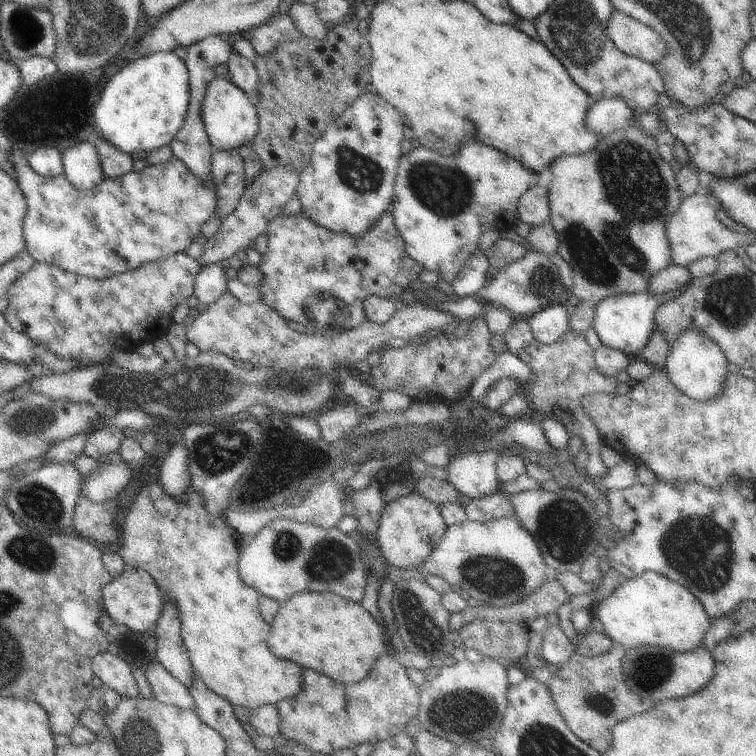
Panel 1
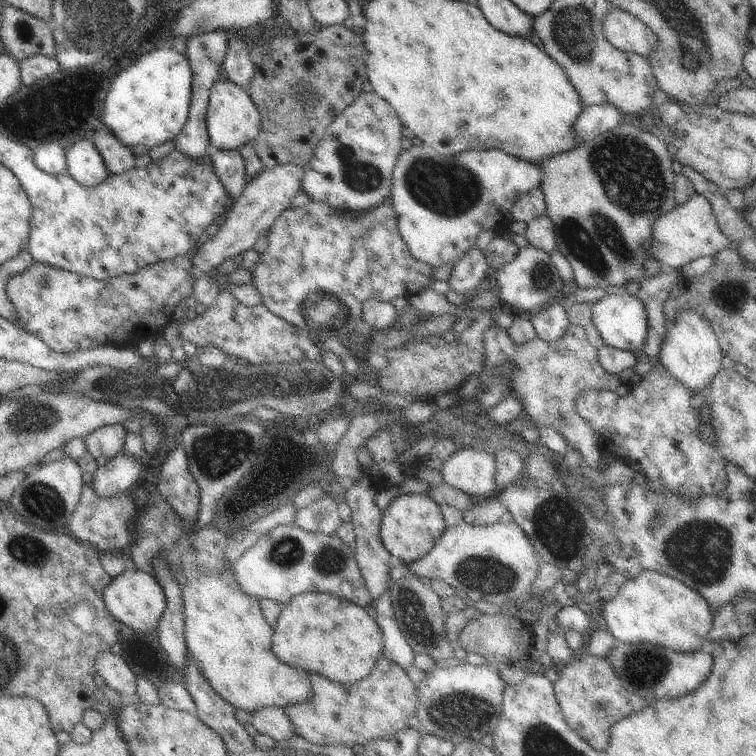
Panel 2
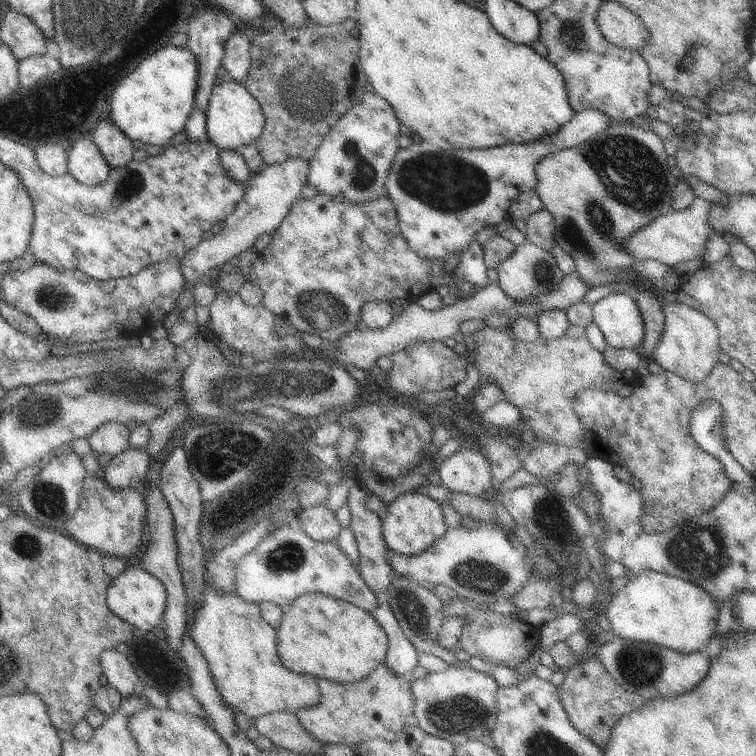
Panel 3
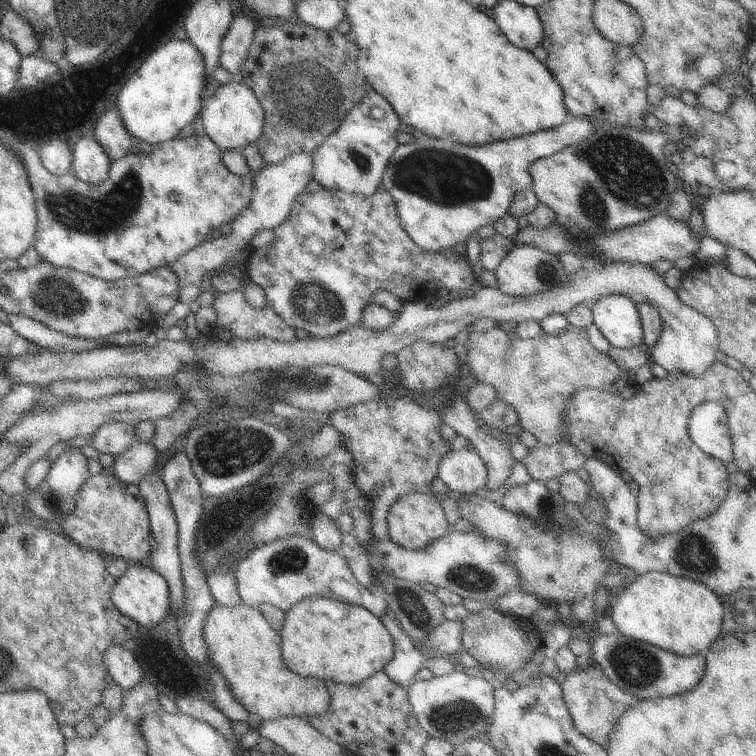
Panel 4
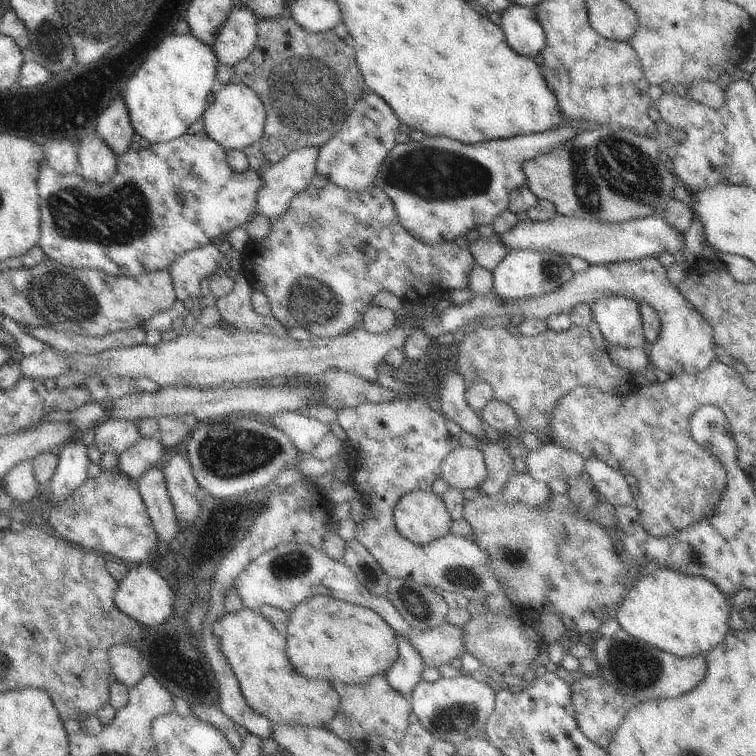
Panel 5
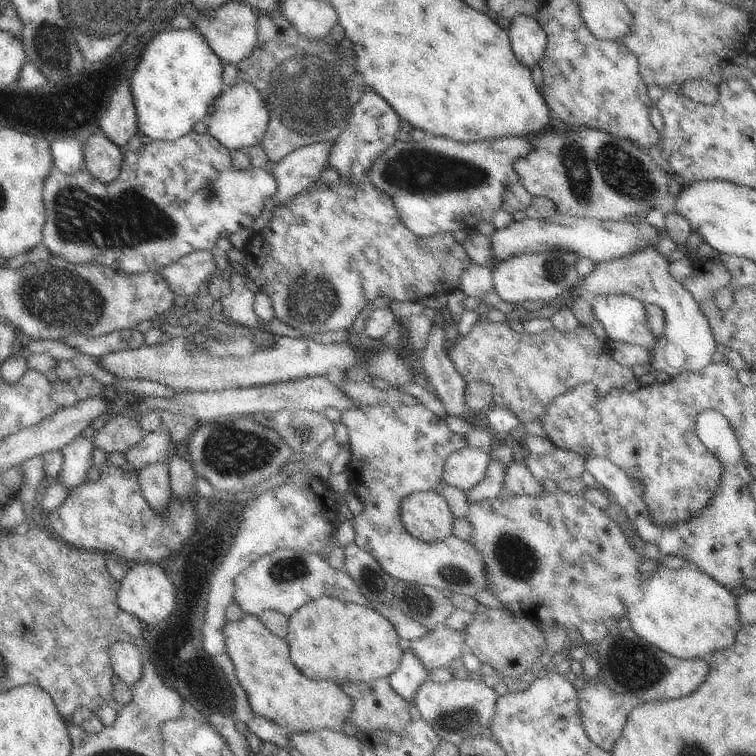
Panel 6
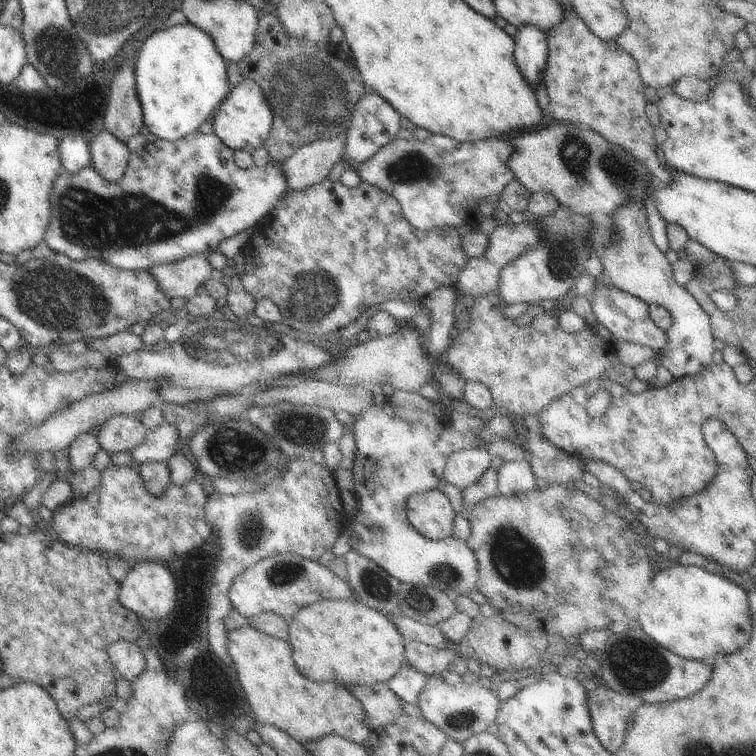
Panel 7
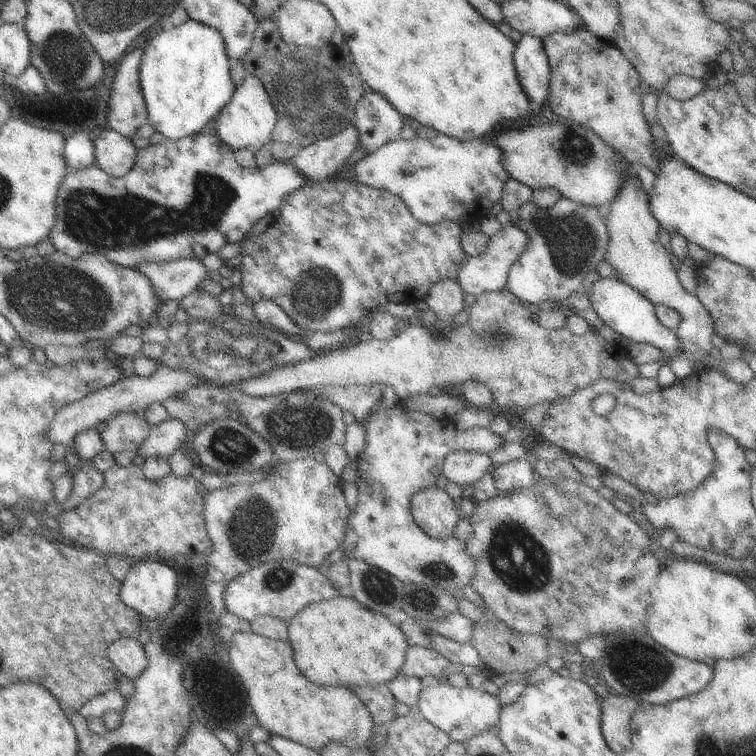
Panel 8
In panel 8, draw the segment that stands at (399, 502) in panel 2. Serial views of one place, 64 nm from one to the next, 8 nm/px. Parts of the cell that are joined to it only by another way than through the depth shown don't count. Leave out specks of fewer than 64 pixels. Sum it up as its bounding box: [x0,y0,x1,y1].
[410,484,460,539]

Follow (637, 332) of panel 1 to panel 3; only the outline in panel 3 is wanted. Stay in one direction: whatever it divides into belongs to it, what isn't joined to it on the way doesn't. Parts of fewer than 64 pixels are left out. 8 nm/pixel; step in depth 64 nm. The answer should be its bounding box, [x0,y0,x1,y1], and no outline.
[592,293,643,350]

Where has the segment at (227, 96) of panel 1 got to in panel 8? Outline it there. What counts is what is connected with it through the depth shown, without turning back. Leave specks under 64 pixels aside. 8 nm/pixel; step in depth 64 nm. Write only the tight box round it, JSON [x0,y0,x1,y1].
[215,76,278,154]

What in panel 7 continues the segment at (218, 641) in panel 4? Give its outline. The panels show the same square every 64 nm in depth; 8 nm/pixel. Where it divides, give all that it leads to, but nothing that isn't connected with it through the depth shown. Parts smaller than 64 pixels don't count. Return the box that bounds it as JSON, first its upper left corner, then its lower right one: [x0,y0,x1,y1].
[227,624,371,746]

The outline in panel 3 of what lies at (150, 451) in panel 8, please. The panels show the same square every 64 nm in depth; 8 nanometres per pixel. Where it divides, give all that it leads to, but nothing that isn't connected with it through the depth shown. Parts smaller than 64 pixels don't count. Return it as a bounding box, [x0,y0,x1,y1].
[100,447,150,488]

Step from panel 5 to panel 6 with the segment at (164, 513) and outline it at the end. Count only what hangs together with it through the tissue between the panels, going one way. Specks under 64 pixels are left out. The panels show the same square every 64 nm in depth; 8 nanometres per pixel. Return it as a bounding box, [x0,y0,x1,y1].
[137,462,171,514]

